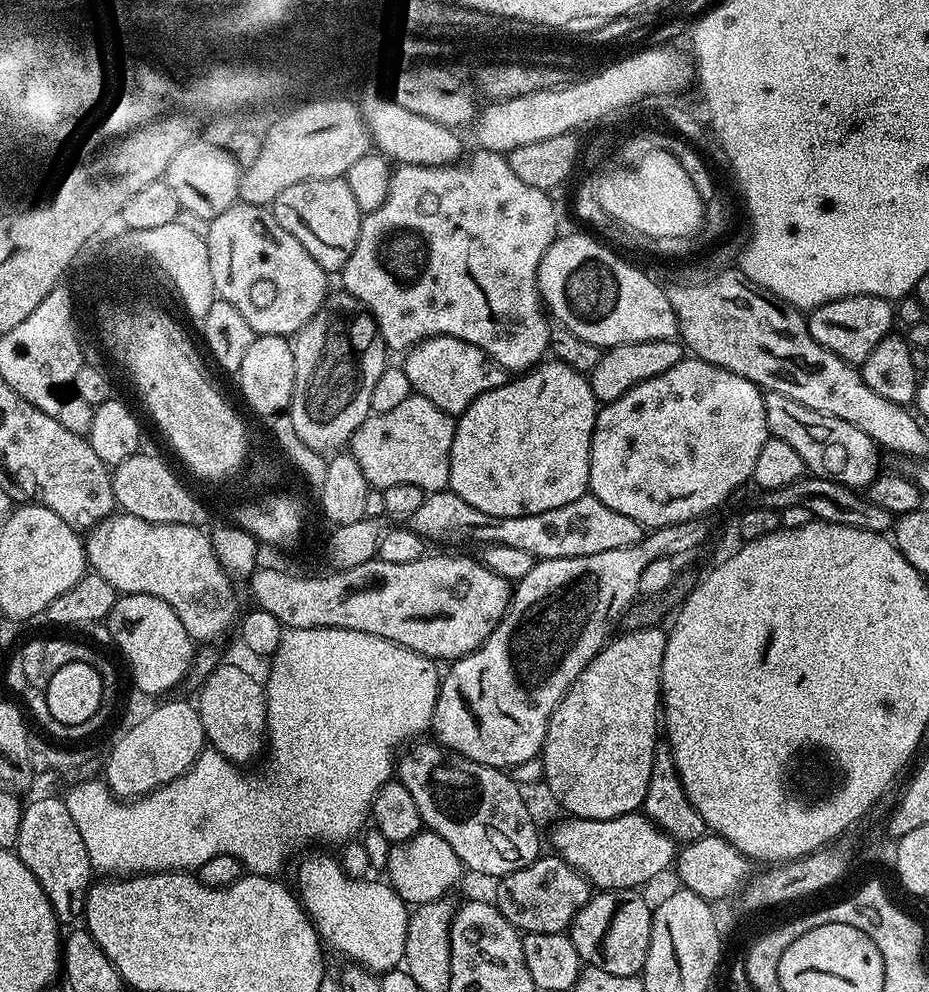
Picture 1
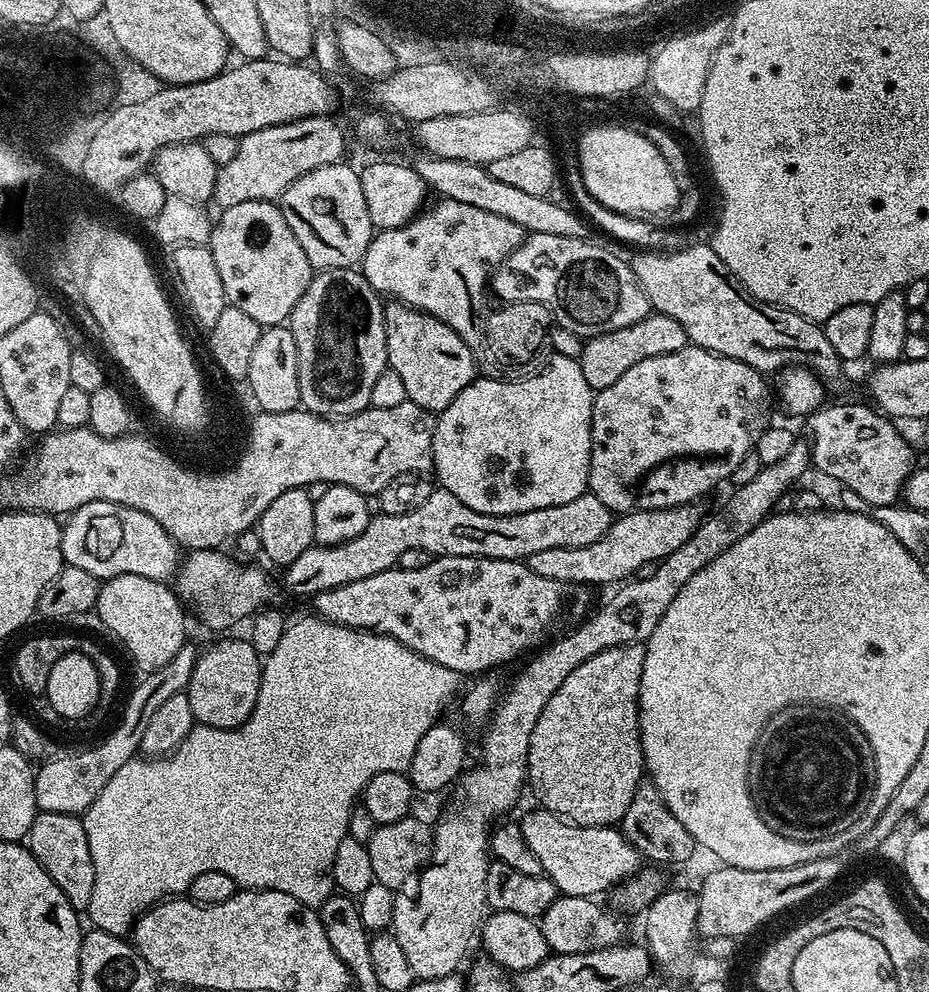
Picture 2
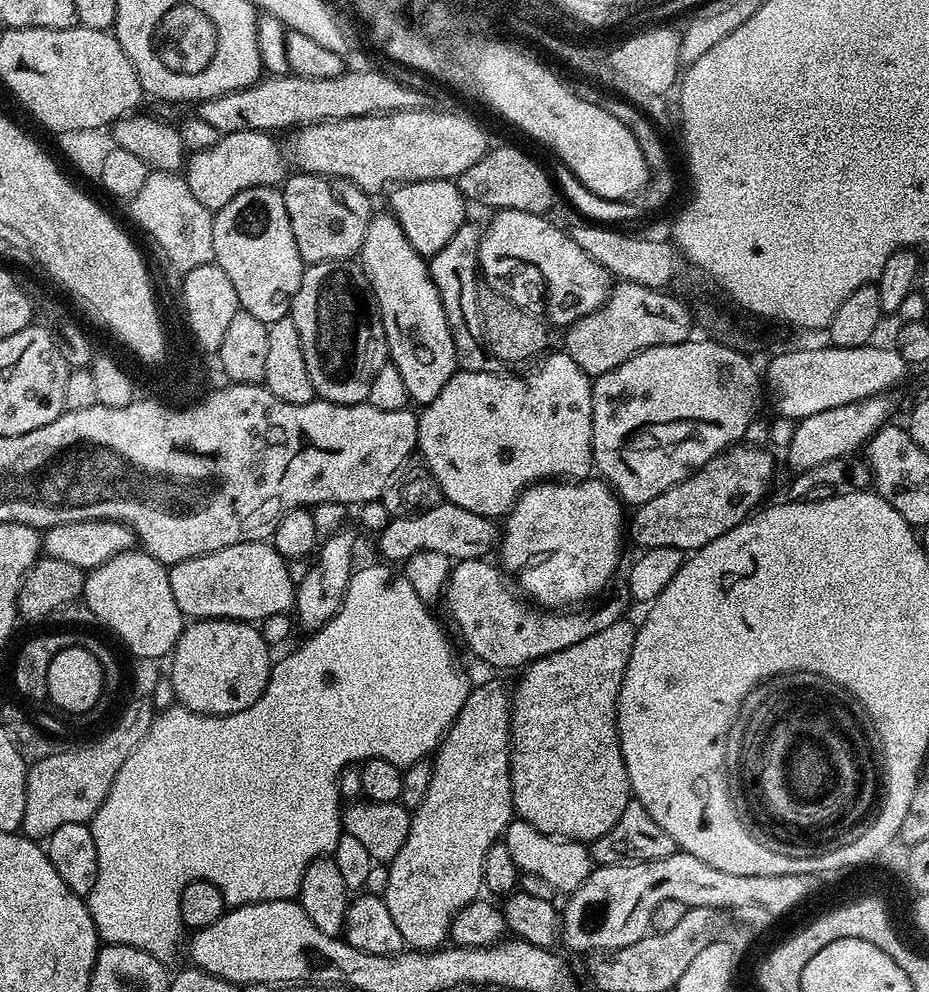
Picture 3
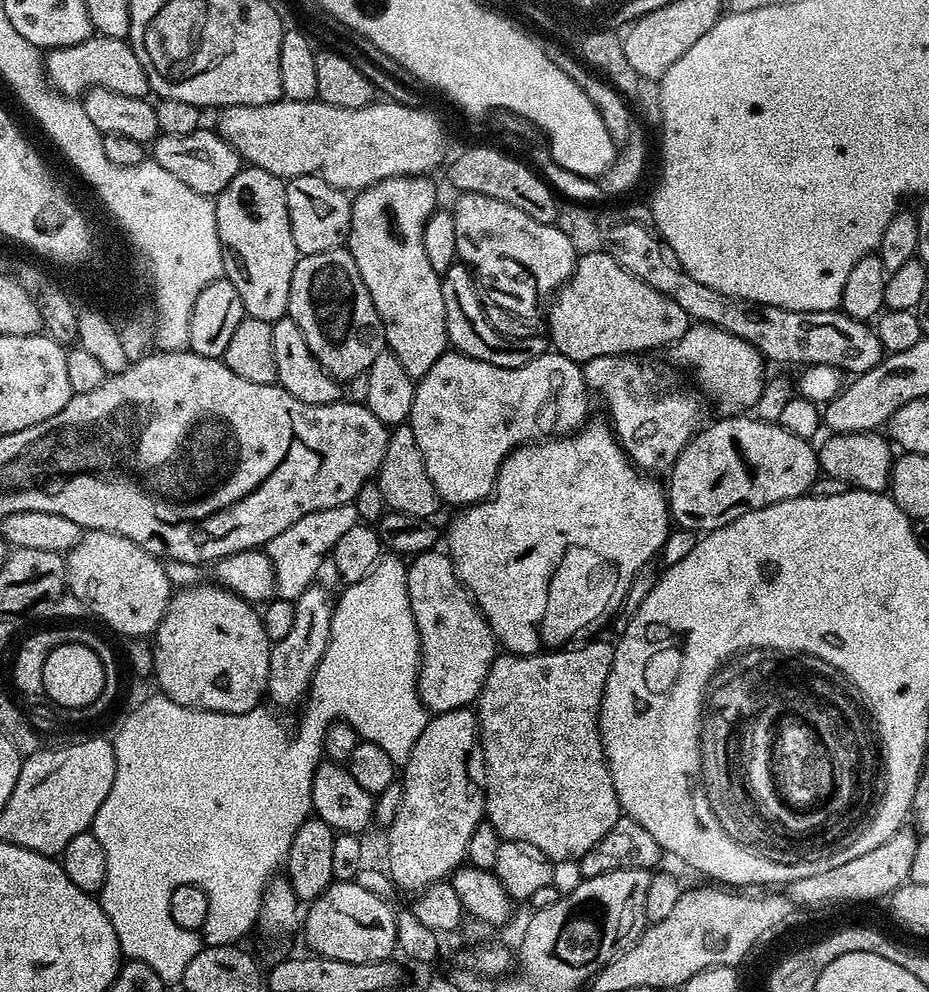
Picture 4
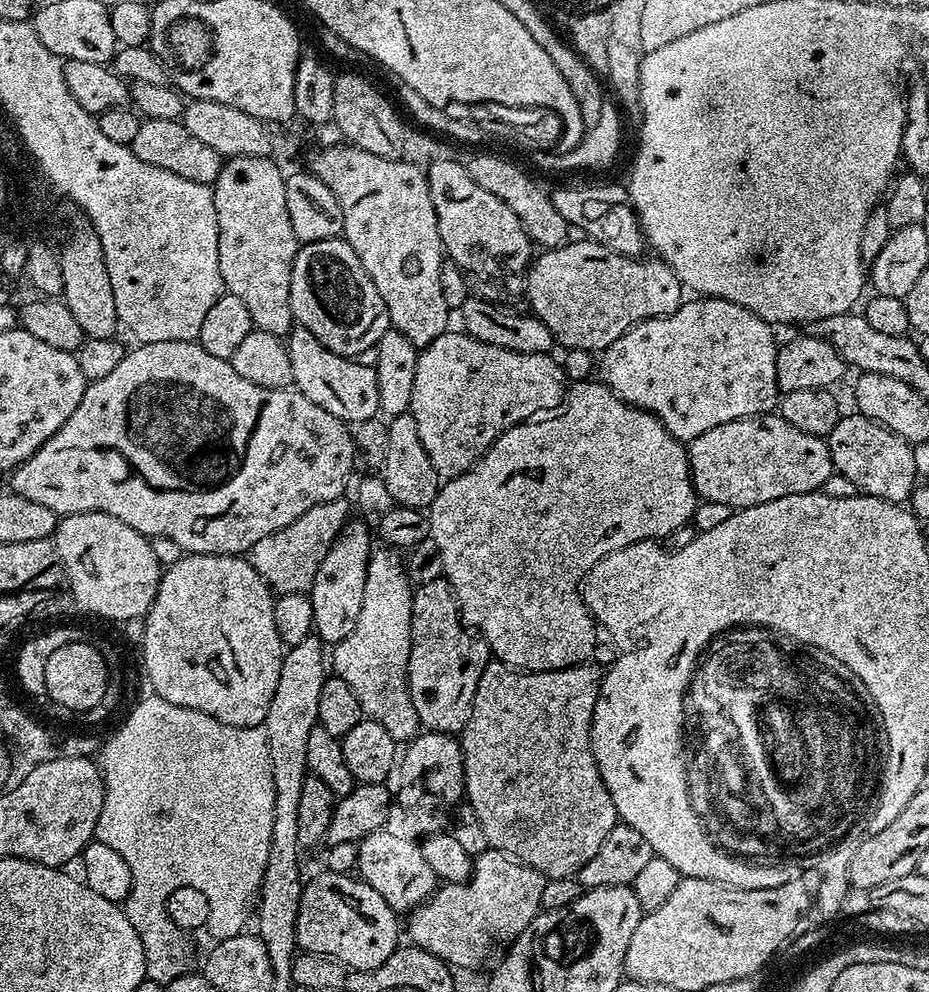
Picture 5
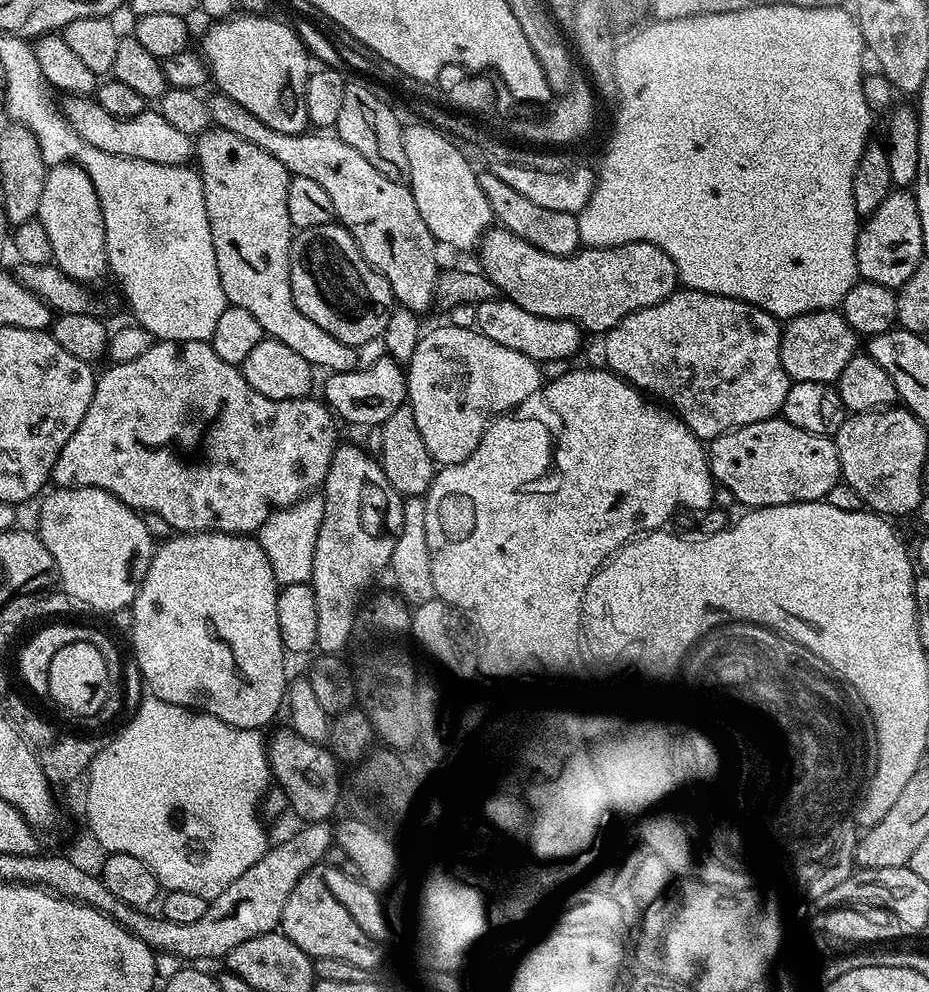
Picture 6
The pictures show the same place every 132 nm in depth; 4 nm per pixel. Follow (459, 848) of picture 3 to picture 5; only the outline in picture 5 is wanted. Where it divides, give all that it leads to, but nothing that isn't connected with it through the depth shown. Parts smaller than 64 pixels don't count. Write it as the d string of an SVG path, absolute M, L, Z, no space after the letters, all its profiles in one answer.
M424 730L407 741L405 748L408 749L405 752L403 749L394 776L395 807L400 807L409 833L431 834L441 831L449 823L450 813L465 799L464 755L460 741L455 735L446 732Z

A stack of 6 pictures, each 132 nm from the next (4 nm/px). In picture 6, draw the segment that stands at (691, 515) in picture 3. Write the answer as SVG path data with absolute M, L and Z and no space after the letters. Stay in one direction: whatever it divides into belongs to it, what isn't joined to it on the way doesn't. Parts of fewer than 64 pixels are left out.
M783 418L759 420L724 432L706 451L713 481L732 492L748 510L823 501L842 480L835 439L810 434Z

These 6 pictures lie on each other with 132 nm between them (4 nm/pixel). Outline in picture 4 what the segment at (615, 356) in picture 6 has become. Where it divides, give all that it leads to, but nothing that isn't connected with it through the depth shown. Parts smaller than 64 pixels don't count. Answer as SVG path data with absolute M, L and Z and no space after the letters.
M696 322L689 326L686 334L682 334L682 338L671 352L682 367L692 371L697 384L695 387L701 393L704 391L721 408L719 411L723 415L734 416L755 409L765 386L766 361L754 346L750 346L750 342L718 326Z

